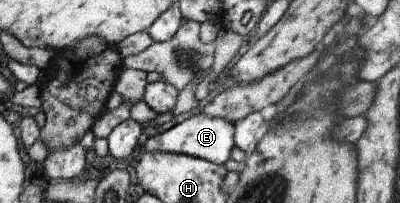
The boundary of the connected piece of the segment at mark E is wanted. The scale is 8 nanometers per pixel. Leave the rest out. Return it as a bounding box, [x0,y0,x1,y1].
[145,113,236,165]

